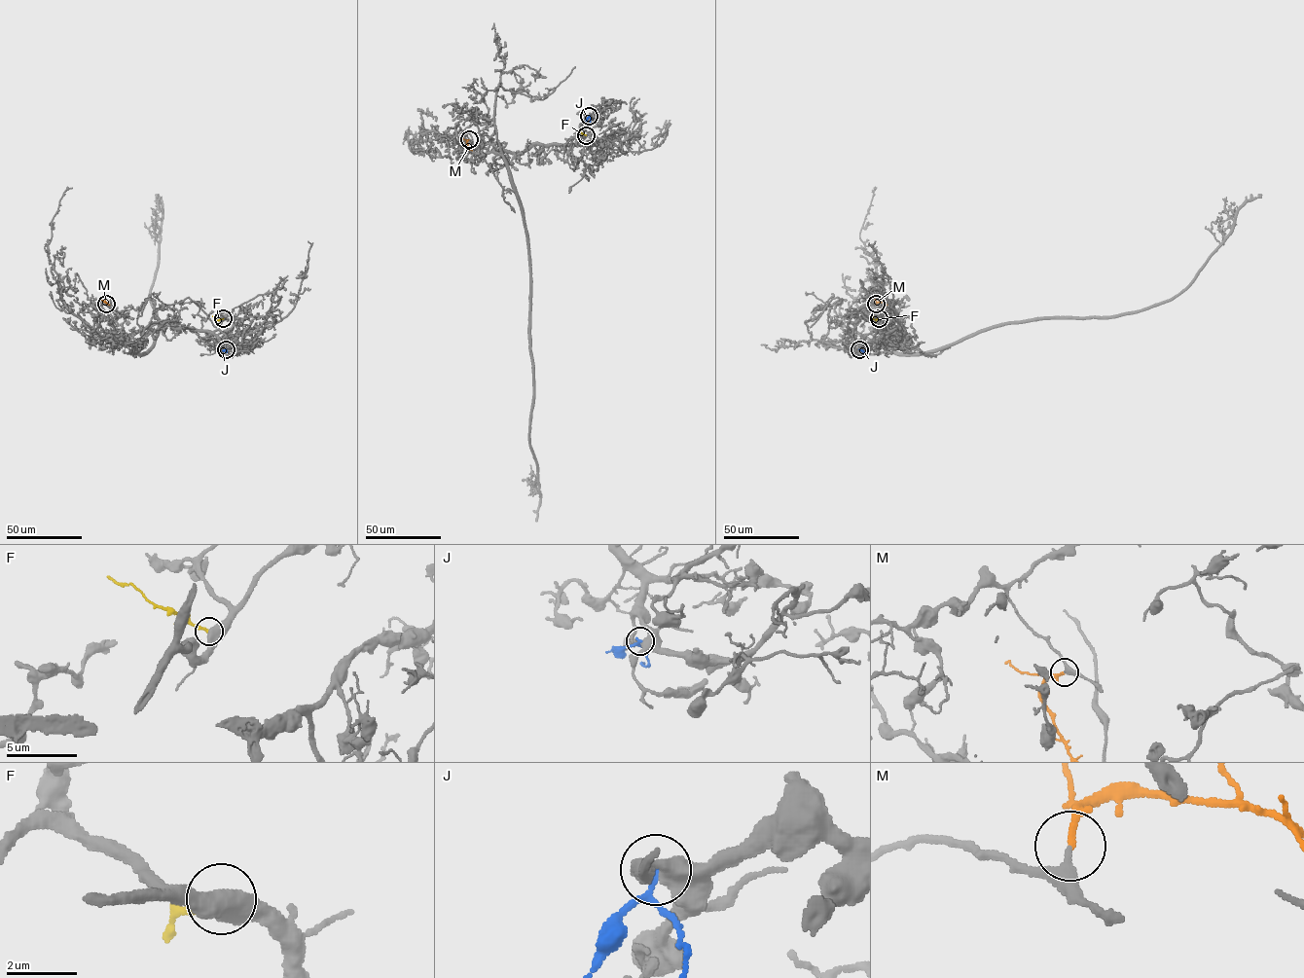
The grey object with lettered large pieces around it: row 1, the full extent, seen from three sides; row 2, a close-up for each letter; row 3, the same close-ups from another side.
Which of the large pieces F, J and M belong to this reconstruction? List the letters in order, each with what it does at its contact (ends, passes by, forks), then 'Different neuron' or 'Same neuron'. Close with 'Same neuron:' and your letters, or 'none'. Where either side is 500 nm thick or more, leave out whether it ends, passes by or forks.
F: Different neuron
J: It passes by. Different neuron
M: It ends there. Different neuron
Same neuron: none

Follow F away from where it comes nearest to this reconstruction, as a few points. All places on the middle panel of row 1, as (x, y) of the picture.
F: (586, 135), (574, 129)

